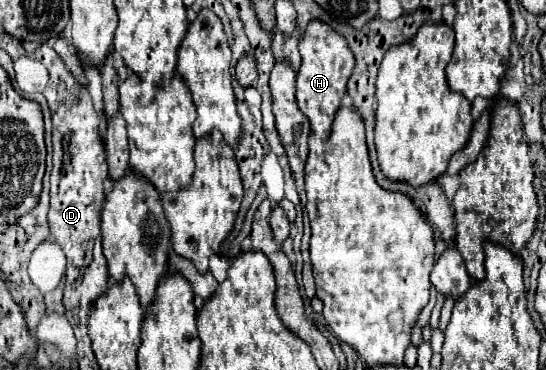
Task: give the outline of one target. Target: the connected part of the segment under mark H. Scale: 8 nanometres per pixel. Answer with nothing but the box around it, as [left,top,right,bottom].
[296,20,354,140]

